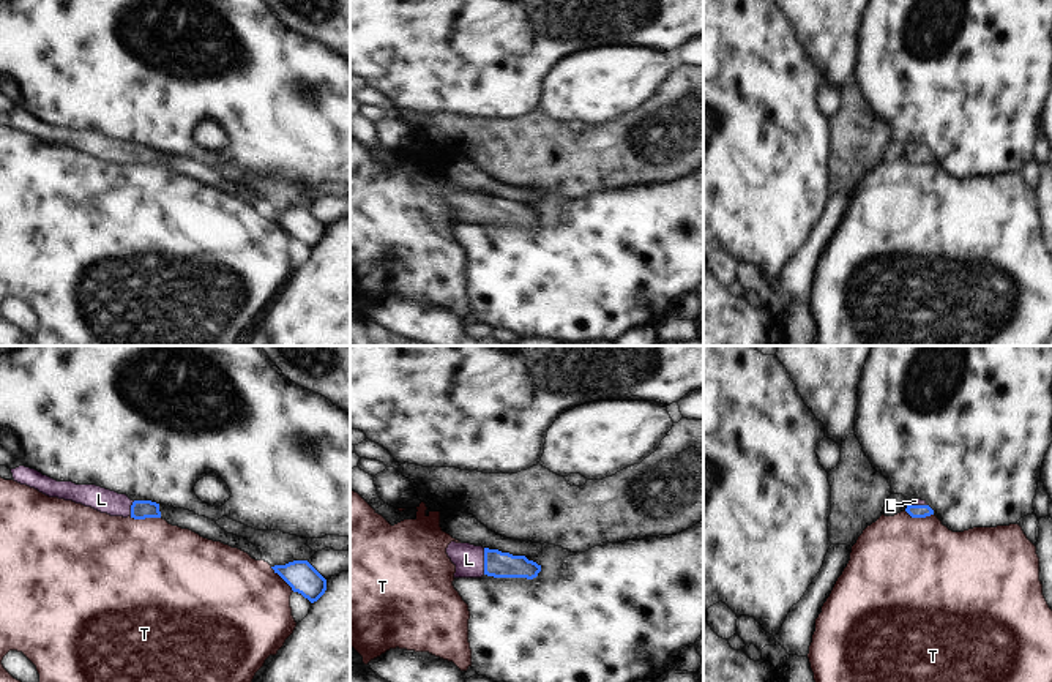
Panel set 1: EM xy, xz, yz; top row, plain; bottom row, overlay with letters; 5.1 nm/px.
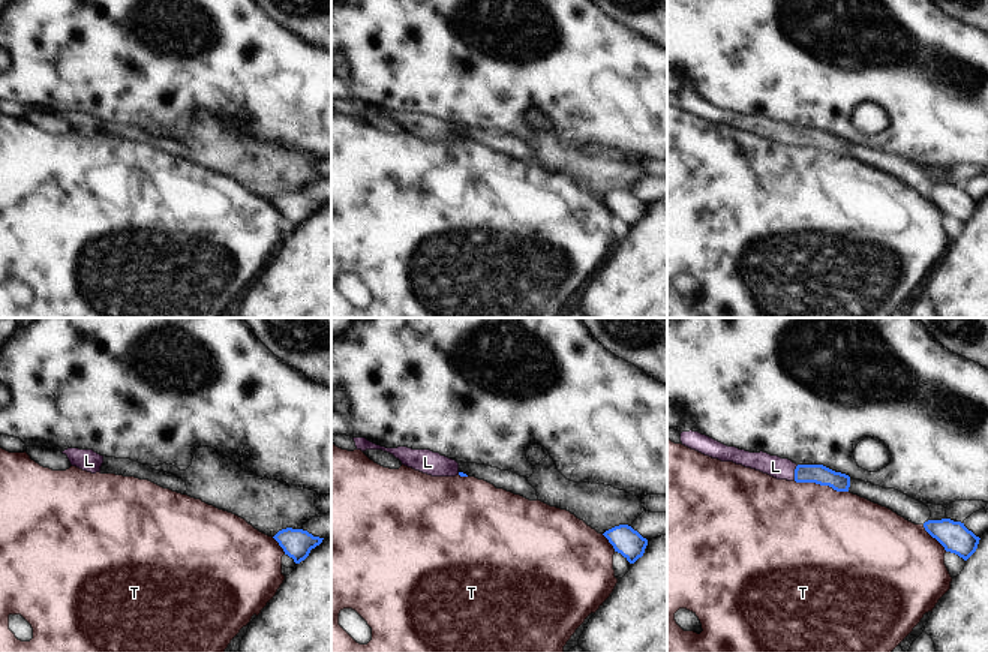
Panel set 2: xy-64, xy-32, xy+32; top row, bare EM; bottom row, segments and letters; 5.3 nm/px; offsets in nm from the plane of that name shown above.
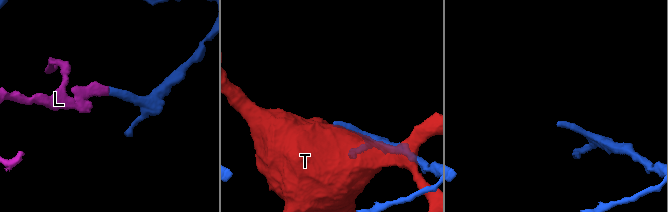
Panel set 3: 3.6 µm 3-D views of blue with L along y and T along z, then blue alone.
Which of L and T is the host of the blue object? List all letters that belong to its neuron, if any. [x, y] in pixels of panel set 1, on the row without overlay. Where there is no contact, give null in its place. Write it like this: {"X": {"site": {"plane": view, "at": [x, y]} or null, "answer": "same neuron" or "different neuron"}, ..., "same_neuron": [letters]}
{"L": {"site": {"plane": "xz", "at": [484, 207]}, "answer": "same neuron"}, "T": {"site": {"plane": "xy", "at": [145, 163]}, "answer": "different neuron"}, "same_neuron": ["L"]}

